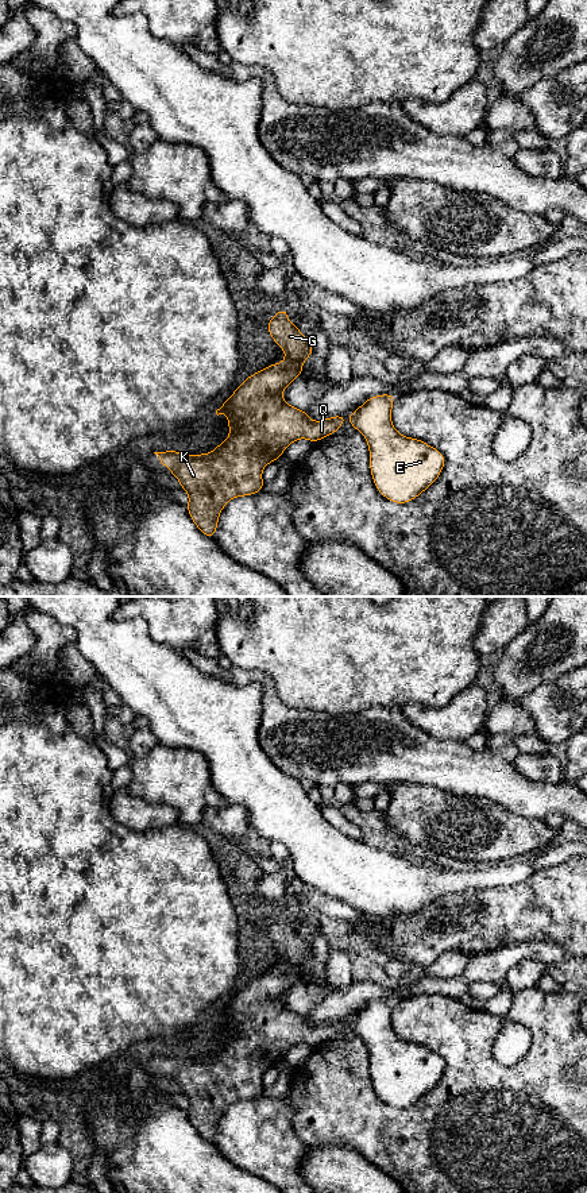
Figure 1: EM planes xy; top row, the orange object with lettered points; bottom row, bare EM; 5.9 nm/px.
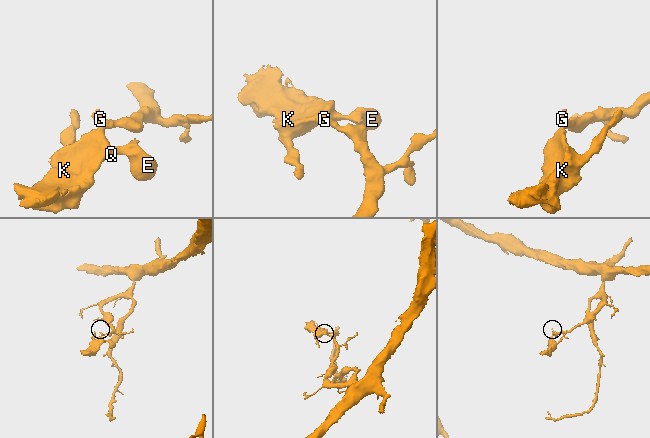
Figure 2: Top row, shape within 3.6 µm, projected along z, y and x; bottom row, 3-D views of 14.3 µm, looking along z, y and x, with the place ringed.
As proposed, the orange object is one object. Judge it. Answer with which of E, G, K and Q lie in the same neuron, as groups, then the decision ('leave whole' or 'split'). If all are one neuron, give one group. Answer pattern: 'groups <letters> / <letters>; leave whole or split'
groups E K Q / G; split

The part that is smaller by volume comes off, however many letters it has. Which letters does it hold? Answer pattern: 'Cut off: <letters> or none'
Cut off: E, K, Q

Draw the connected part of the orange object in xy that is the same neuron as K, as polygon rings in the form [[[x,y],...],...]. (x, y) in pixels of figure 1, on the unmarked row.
[[[286,962],[281,968],[250,980],[233,999],[216,1015],[228,1020],[231,1039],[212,1057],[184,1059],[177,1055],[154,1057],[159,1070],[169,1070],[181,1093],[189,1099],[186,1109],[189,1121],[206,1142],[215,1142],[219,1120],[225,1108],[236,1101],[252,1100],[263,1094],[263,1073],[281,1062],[283,1055],[298,1043],[316,1047],[339,1035],[344,1028],[344,1018],[321,1026],[313,1026],[306,1015],[296,1014],[285,1007],[283,995],[301,978],[300,966]]]

